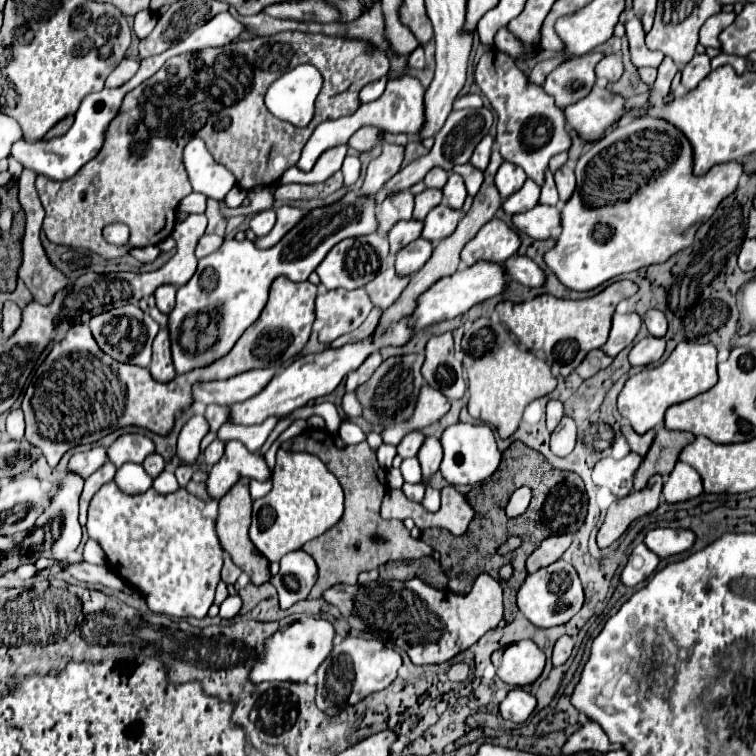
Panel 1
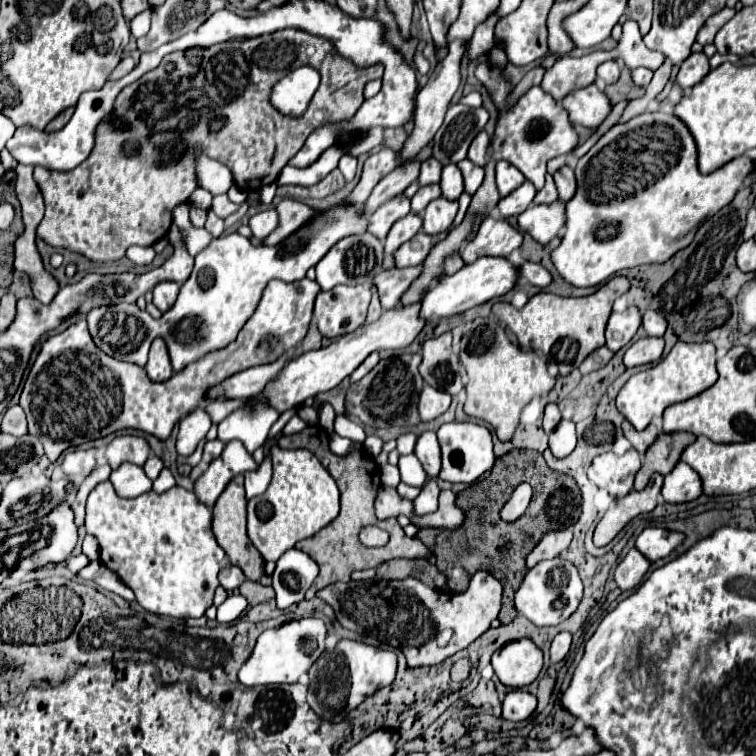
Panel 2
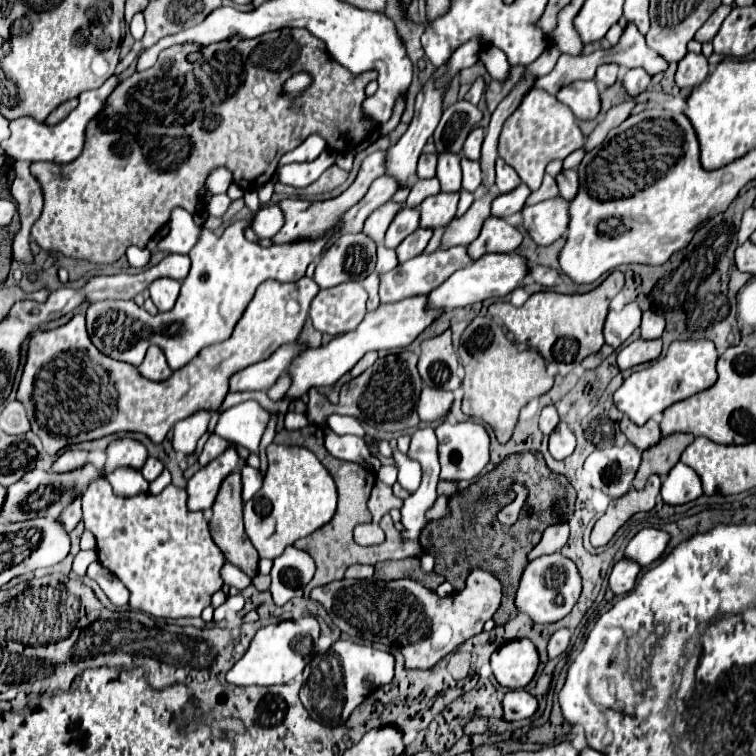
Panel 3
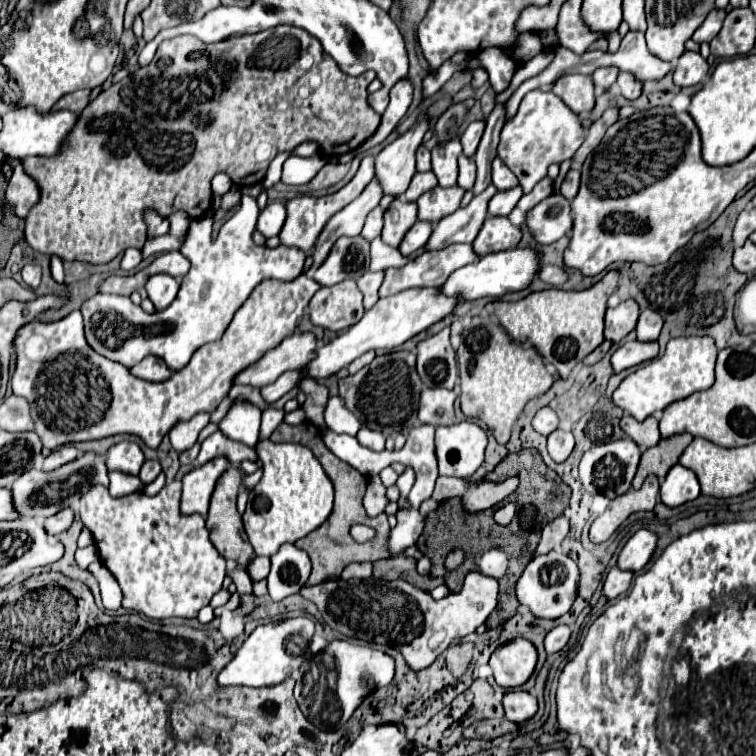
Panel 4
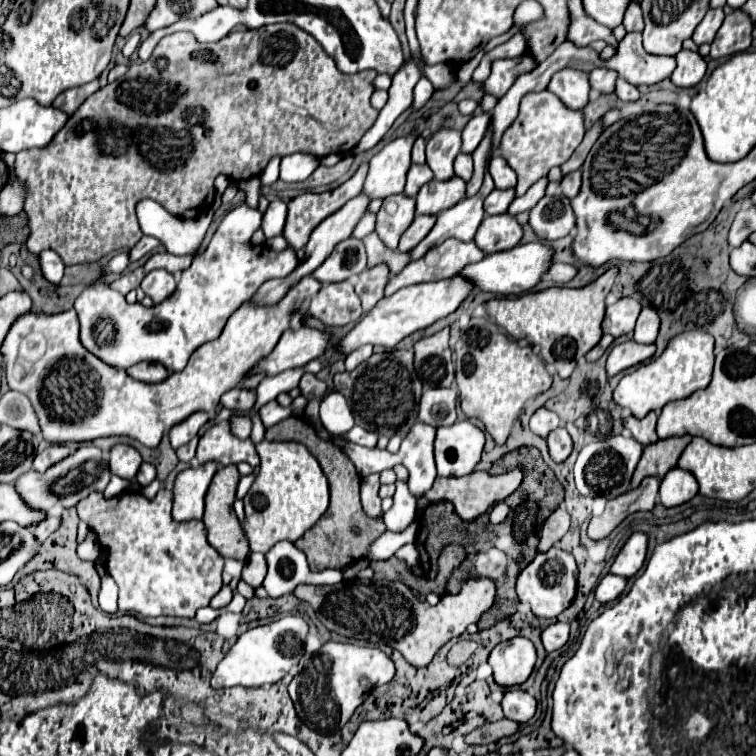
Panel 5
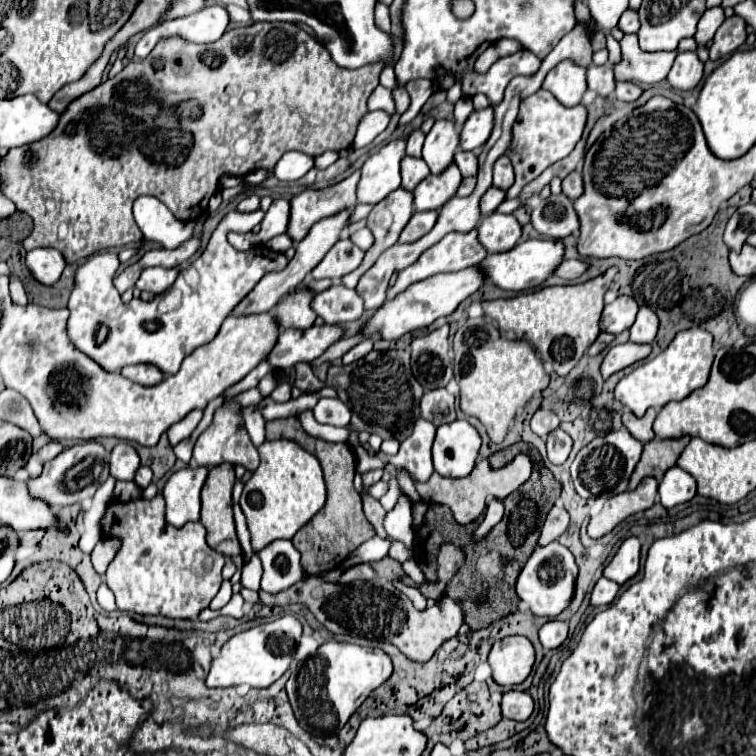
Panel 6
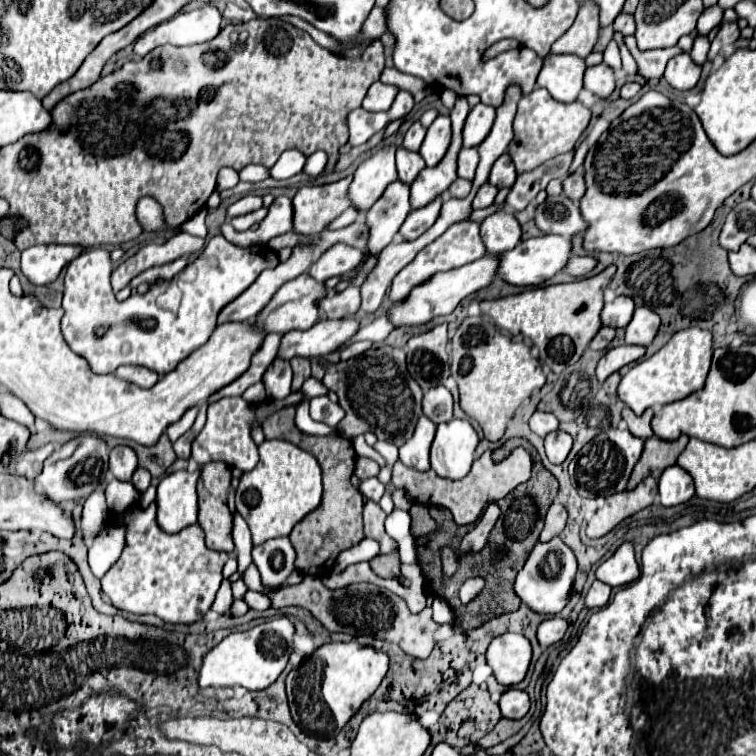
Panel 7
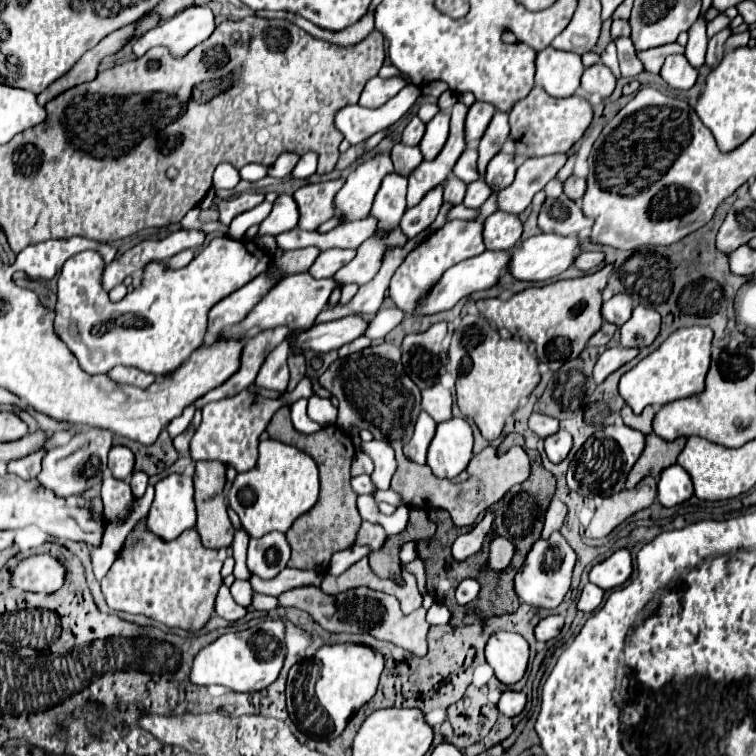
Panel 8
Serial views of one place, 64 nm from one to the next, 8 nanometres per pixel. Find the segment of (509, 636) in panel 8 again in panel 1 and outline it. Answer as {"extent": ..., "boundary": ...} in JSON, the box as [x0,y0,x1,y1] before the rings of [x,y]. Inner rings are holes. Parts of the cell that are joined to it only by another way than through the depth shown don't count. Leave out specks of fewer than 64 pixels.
{"extent":[492,640,544,686],"boundary":[[[522,640],[506,646],[502,652],[492,654],[492,664],[498,670],[498,678],[510,686],[526,686],[532,684],[544,670],[544,652],[534,646],[530,640]]]}

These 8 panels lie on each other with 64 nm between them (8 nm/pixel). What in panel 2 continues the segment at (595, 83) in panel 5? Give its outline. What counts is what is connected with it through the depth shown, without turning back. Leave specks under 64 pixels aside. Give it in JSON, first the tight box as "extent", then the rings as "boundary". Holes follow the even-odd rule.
{"extent":[598,60,620,84],"boundary":[[[616,60],[602,62],[598,66],[598,78],[602,78],[606,84],[614,84],[620,78],[620,64]]]}

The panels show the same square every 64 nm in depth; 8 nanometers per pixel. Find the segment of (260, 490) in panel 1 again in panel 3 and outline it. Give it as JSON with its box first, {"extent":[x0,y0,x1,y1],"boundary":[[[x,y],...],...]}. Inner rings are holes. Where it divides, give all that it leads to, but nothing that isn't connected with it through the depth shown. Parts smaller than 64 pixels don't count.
{"extent":[242,411,309,502],"boundary":[[[288,411],[284,416],[284,426],[287,430],[301,429],[309,424],[307,417],[303,414]],[[244,466],[242,468],[242,480],[244,480],[244,492],[242,492],[242,500],[248,502],[256,492],[258,488],[262,486],[262,480],[264,480],[264,474],[256,468],[250,468],[250,466]]]}

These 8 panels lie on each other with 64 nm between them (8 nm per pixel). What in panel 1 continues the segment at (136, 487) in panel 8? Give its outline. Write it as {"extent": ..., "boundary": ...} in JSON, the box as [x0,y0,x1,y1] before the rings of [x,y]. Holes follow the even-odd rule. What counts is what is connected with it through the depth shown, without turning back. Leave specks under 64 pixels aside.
{"extent":[142,452,164,478],"boundary":[[[152,452],[152,454],[142,462],[142,466],[144,466],[144,470],[146,470],[152,478],[156,478],[156,476],[164,470],[164,458],[162,458],[158,452]]]}

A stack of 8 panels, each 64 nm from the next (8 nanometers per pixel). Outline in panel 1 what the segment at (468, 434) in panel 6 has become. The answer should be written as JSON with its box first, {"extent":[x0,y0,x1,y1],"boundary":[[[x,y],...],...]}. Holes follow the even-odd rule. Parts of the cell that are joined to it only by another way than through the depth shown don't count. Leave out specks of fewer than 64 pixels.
{"extent":[440,422,502,486],"boundary":[[[458,422],[458,424],[444,430],[440,442],[444,448],[444,460],[442,460],[440,472],[454,486],[458,486],[458,484],[470,484],[470,486],[482,484],[498,470],[498,466],[502,462],[502,452],[498,450],[494,434],[486,424],[462,424],[462,422]]]}

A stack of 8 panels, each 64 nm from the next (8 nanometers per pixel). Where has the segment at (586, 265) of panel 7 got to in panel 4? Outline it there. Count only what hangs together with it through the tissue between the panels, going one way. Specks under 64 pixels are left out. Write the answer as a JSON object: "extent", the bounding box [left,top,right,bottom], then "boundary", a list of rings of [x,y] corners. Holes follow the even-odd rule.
{"extent":[538,266,568,288],"boundary":[[[540,266],[538,278],[546,284],[552,284],[552,286],[560,288],[568,280],[568,274],[566,274],[564,268],[558,268],[558,266]]]}

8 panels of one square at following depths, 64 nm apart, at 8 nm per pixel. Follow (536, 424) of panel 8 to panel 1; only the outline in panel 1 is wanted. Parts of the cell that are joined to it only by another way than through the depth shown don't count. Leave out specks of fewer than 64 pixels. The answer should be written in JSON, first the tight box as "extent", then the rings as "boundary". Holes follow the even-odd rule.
{"extent":[546,400,564,432],"boundary":[[[550,400],[548,408],[546,408],[546,414],[548,414],[548,418],[546,418],[548,420],[548,430],[552,432],[558,426],[558,422],[564,414],[564,404],[560,400]]]}

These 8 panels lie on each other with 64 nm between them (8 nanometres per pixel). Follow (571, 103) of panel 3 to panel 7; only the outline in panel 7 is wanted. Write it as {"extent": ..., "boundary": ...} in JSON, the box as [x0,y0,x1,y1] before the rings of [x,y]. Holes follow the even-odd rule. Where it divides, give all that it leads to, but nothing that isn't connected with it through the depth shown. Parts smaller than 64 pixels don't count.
{"extent":[536,54,586,104],"boundary":[[[548,54],[544,58],[544,66],[536,84],[540,88],[546,88],[558,102],[570,104],[578,100],[578,94],[584,86],[584,70],[586,64],[582,58],[574,58],[572,54]]]}

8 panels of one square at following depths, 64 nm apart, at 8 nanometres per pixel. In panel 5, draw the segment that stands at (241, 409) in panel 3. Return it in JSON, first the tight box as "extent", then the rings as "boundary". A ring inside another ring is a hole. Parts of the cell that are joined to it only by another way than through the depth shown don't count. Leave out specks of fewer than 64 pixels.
{"extent":[230,414,252,438],"boundary":[[[248,414],[230,416],[230,428],[232,428],[232,434],[236,434],[238,438],[250,438],[250,434],[252,434],[252,416],[248,416]]]}

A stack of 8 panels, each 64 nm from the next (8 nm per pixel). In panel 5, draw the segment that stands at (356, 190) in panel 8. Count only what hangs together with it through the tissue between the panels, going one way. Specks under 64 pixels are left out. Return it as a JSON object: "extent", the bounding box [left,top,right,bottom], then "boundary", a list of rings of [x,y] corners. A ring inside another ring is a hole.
{"extent":[364,134,418,198],"boundary":[[[418,134],[396,138],[372,156],[364,184],[364,192],[368,192],[370,198],[388,198],[392,194],[402,194],[406,186],[406,174],[412,166],[412,146],[416,138]]]}

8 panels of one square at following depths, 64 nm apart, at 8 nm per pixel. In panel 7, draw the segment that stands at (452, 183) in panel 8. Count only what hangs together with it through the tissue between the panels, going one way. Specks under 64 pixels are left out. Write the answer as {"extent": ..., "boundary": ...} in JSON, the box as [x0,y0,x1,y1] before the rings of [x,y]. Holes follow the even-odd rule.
{"extent":[448,178,472,198],"boundary":[[[457,178],[454,181],[454,186],[450,186],[448,190],[448,196],[454,196],[454,198],[466,198],[472,190],[472,181],[463,178]]]}

